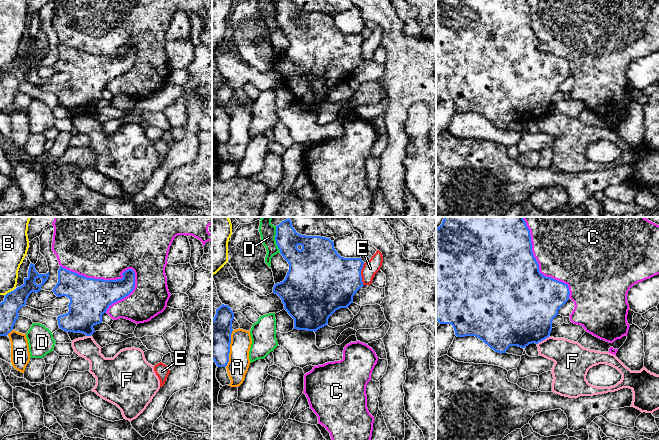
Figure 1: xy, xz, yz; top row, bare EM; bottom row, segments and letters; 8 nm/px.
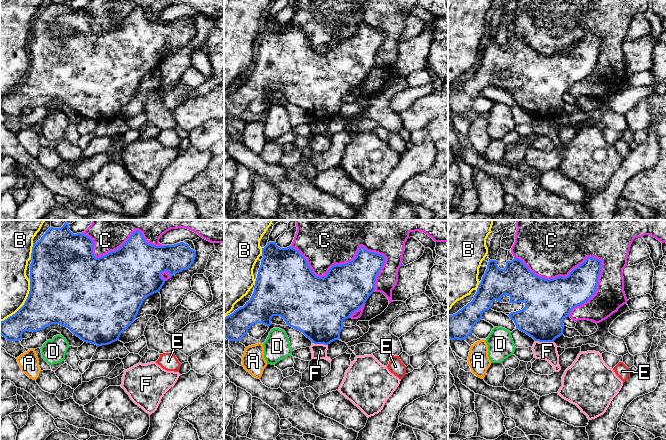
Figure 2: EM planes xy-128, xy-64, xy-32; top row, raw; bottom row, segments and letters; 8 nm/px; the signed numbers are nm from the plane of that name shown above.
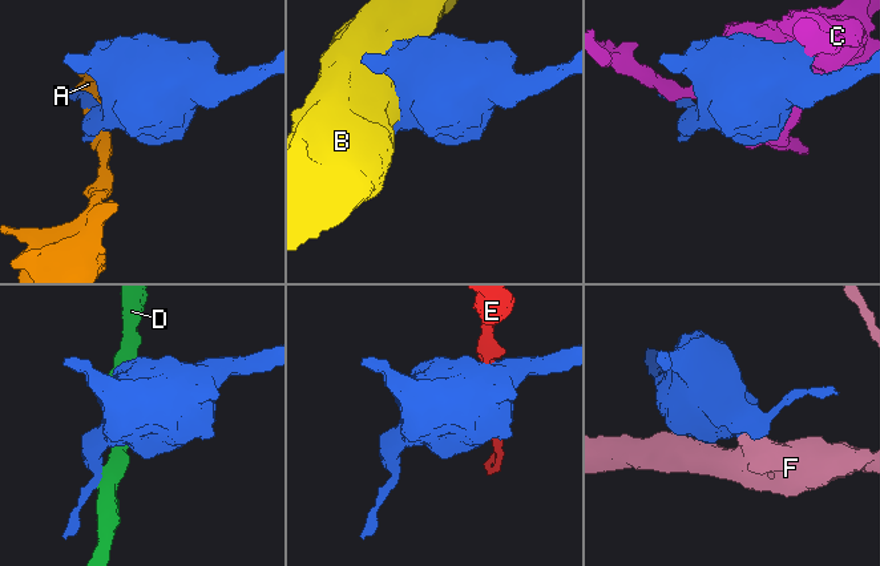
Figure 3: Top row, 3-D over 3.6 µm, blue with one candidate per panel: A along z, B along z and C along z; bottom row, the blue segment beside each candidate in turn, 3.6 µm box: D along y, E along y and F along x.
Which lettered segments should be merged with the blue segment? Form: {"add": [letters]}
{"add": []}

